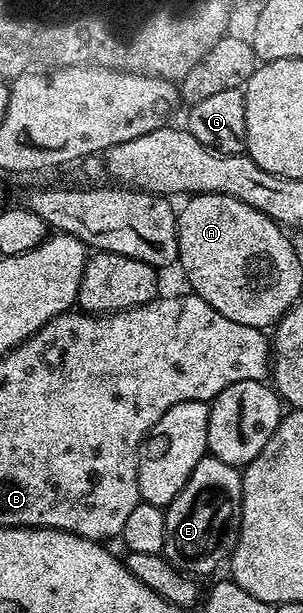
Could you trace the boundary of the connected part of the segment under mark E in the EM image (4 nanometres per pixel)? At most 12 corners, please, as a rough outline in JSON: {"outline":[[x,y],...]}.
{"outline":[[210,453],[165,509],[168,563],[192,577],[219,563],[242,505],[240,468]]}

